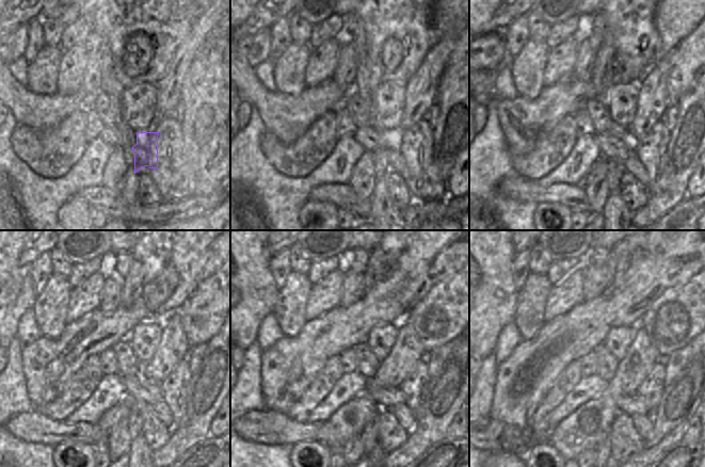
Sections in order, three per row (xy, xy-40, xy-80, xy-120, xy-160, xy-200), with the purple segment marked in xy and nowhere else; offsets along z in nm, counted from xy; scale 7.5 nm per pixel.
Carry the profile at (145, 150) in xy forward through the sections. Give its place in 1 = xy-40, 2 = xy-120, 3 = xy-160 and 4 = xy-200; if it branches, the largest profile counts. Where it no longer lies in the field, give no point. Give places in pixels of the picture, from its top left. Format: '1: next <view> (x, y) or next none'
1: next xy-40 (388, 158)
2: next xy-120 (160, 409)
3: next xy-160 (406, 417)
4: next xy-200 (646, 418)

